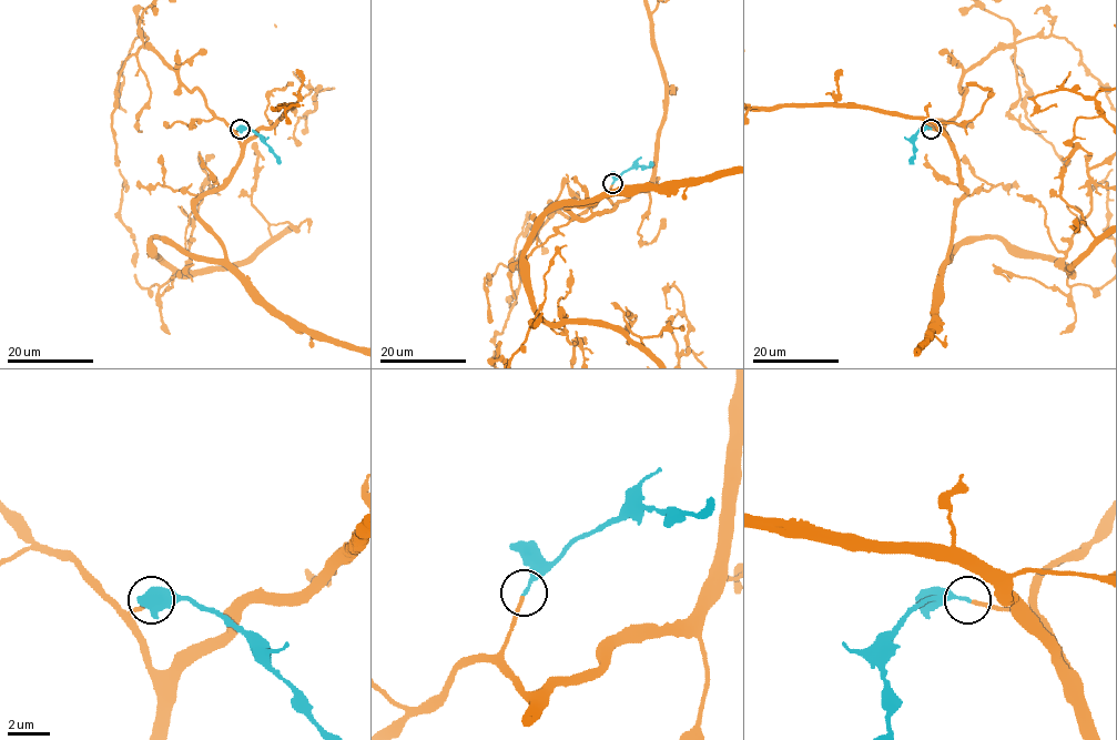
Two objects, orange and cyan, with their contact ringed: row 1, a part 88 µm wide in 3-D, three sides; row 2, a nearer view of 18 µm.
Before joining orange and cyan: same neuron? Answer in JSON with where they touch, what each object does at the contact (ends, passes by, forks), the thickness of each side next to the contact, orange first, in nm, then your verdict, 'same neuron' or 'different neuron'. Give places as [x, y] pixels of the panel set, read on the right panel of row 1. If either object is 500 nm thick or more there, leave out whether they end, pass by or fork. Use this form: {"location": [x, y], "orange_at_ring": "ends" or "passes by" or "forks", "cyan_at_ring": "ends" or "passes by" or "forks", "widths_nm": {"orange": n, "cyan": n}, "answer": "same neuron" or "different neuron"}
{"location": [931, 129], "orange_at_ring": "ends", "cyan_at_ring": "ends", "widths_nm": {"orange": 160, "cyan": 170}, "answer": "same neuron"}

